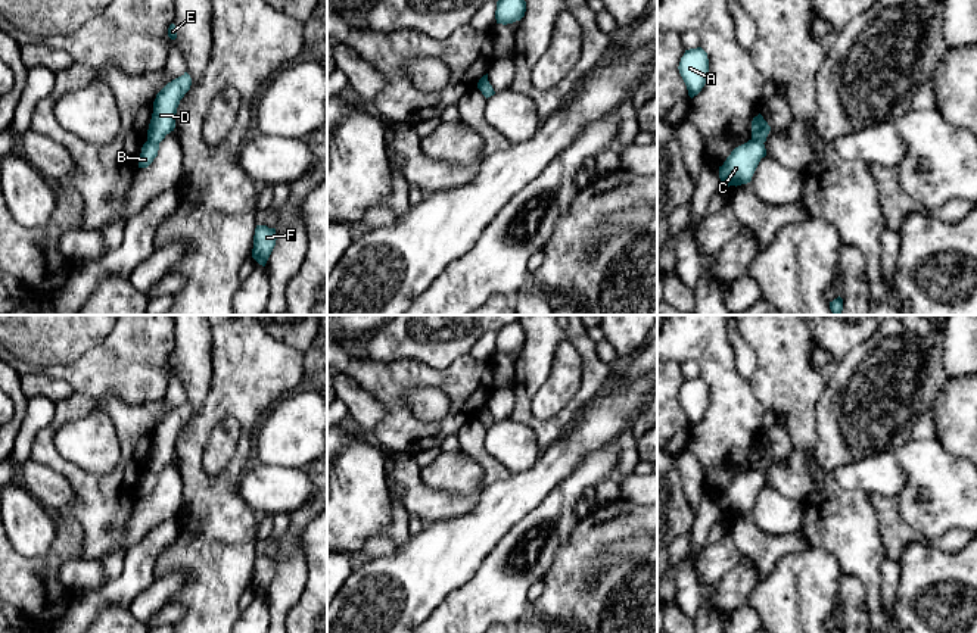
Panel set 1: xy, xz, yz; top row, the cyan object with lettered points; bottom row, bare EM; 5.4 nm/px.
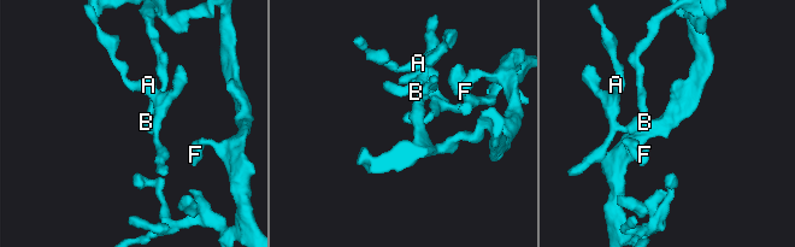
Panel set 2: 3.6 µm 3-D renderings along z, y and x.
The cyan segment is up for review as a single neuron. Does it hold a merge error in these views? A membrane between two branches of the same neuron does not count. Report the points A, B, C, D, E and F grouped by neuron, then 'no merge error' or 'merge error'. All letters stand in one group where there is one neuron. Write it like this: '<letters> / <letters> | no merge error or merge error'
A B C / D E F | merge error

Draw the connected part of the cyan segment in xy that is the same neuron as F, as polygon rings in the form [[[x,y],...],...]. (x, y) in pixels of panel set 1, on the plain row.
[[[256,555],[253,565],[252,587],[262,596],[265,596],[274,576],[276,576],[276,558],[267,555]]]

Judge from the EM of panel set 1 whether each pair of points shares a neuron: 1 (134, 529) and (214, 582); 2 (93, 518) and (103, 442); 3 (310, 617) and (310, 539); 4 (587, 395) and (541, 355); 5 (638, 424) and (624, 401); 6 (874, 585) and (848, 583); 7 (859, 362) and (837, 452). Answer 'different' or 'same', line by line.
1: different
2: different
3: same
4: same
5: different
6: different
7: same

